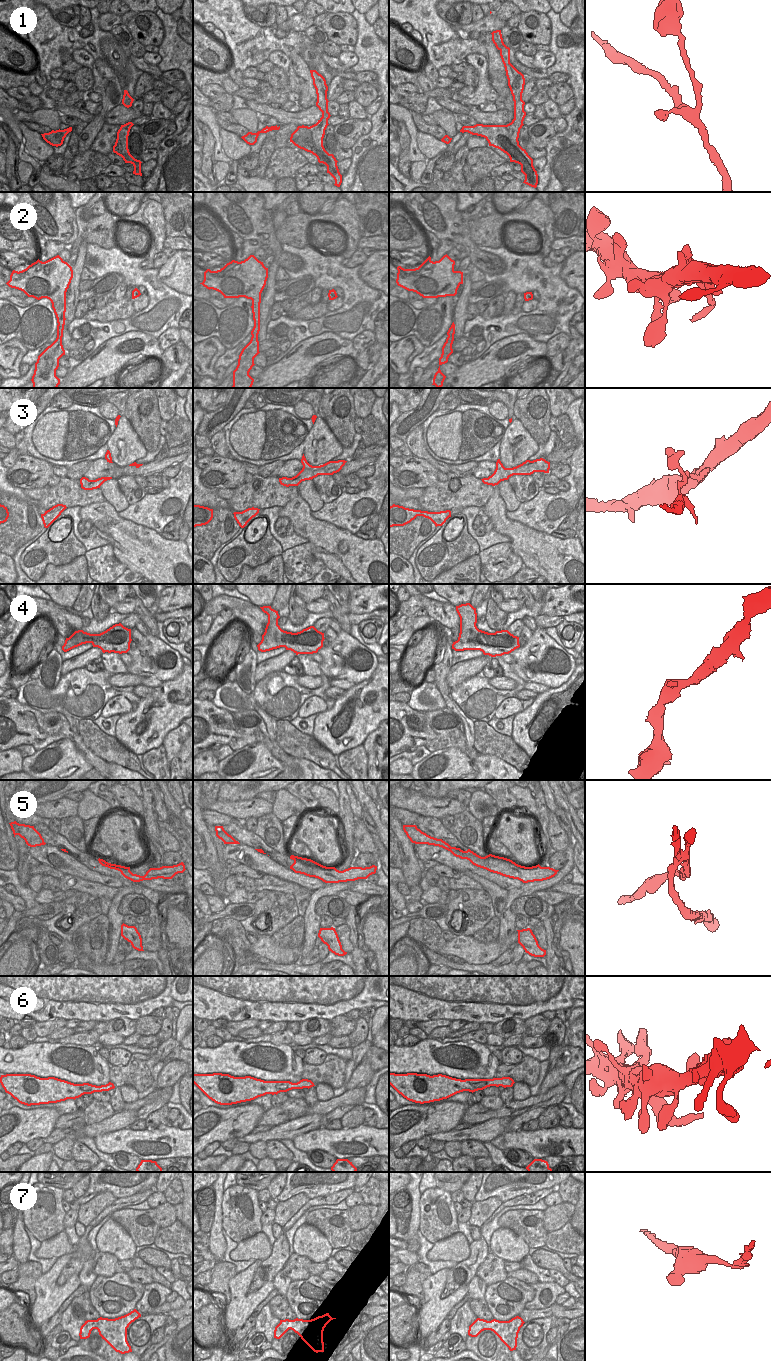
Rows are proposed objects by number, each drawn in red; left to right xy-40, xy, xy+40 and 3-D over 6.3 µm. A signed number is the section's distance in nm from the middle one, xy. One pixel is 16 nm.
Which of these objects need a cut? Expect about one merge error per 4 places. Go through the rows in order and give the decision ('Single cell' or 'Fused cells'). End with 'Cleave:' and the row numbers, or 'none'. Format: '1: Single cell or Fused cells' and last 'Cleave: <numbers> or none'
1: Fused cells
2: Single cell
3: Single cell
4: Single cell
5: Fused cells
6: Single cell
7: Single cell
Cleave: 1, 5

